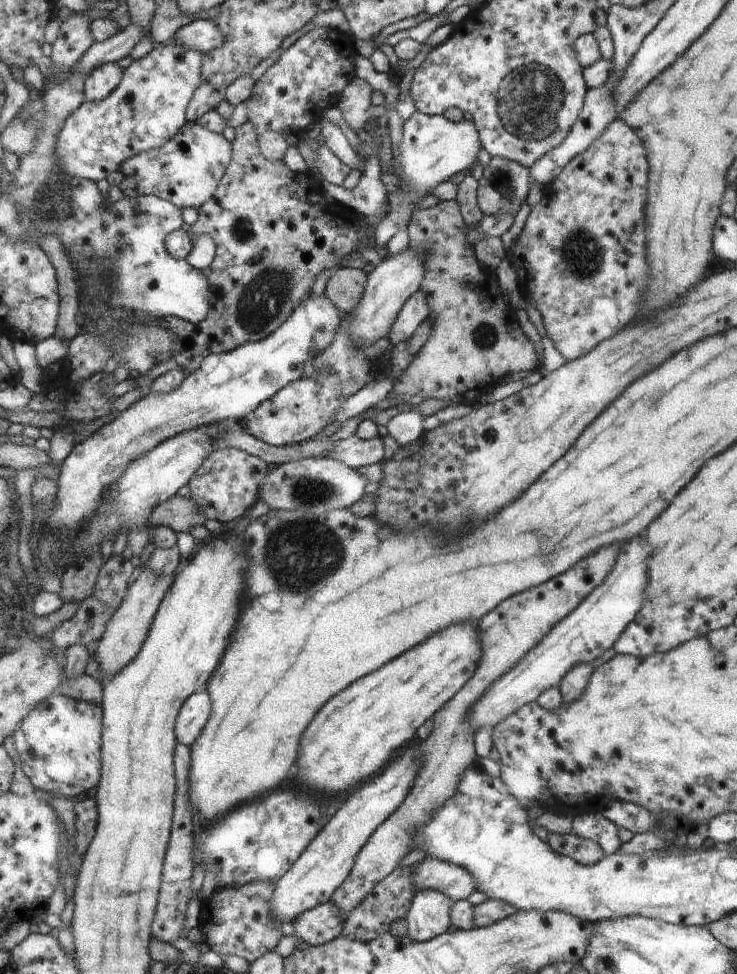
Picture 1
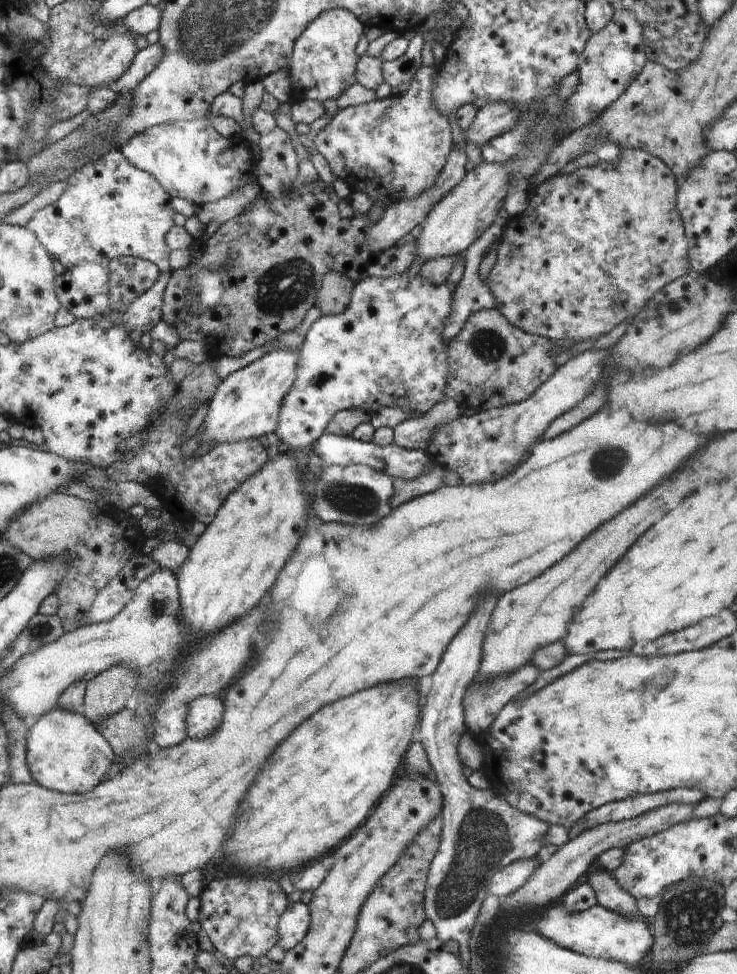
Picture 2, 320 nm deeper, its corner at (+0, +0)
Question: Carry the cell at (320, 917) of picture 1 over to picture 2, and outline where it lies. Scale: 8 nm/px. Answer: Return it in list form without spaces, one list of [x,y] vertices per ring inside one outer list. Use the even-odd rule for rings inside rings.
[[[289,902],[288,908],[280,916],[278,924],[277,945],[284,951],[294,949],[306,937],[308,924],[312,921],[312,916],[308,912],[308,906],[302,902]]]

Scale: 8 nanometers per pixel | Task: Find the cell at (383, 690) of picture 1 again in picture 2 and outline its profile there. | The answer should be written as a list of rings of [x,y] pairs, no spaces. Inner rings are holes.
[[[418,680],[378,684],[332,702],[325,708],[318,710],[304,726],[294,730],[294,734],[290,734],[290,738],[286,738],[286,742],[282,742],[282,746],[278,746],[278,754],[274,754],[274,758],[270,758],[270,762],[266,762],[266,770],[262,770],[262,774],[258,774],[258,782],[254,786],[250,786],[250,794],[246,794],[246,800],[242,802],[241,808],[238,809],[238,816],[234,820],[234,830],[230,830],[230,838],[226,840],[226,848],[223,850],[224,868],[226,864],[230,864],[230,866],[240,868],[244,872],[257,872],[260,875],[267,875],[268,872],[272,873],[276,870],[286,870],[290,873],[294,871],[294,868],[298,868],[302,864],[308,864],[310,860],[321,858],[322,854],[330,852],[344,838],[352,836],[354,830],[360,828],[360,824],[366,820],[368,812],[376,806],[376,802],[388,792],[388,788],[392,784],[392,778],[394,778],[394,772],[396,772],[408,744],[412,742],[416,720],[418,720],[418,692],[416,690],[418,690]]]

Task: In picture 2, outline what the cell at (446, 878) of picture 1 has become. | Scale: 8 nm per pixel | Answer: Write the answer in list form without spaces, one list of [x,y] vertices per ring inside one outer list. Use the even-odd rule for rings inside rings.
[[[532,857],[528,860],[518,860],[518,862],[506,866],[505,869],[497,870],[490,878],[488,892],[498,896],[500,900],[508,894],[513,894],[522,884],[528,882],[528,878],[536,872],[539,864],[536,857]]]

